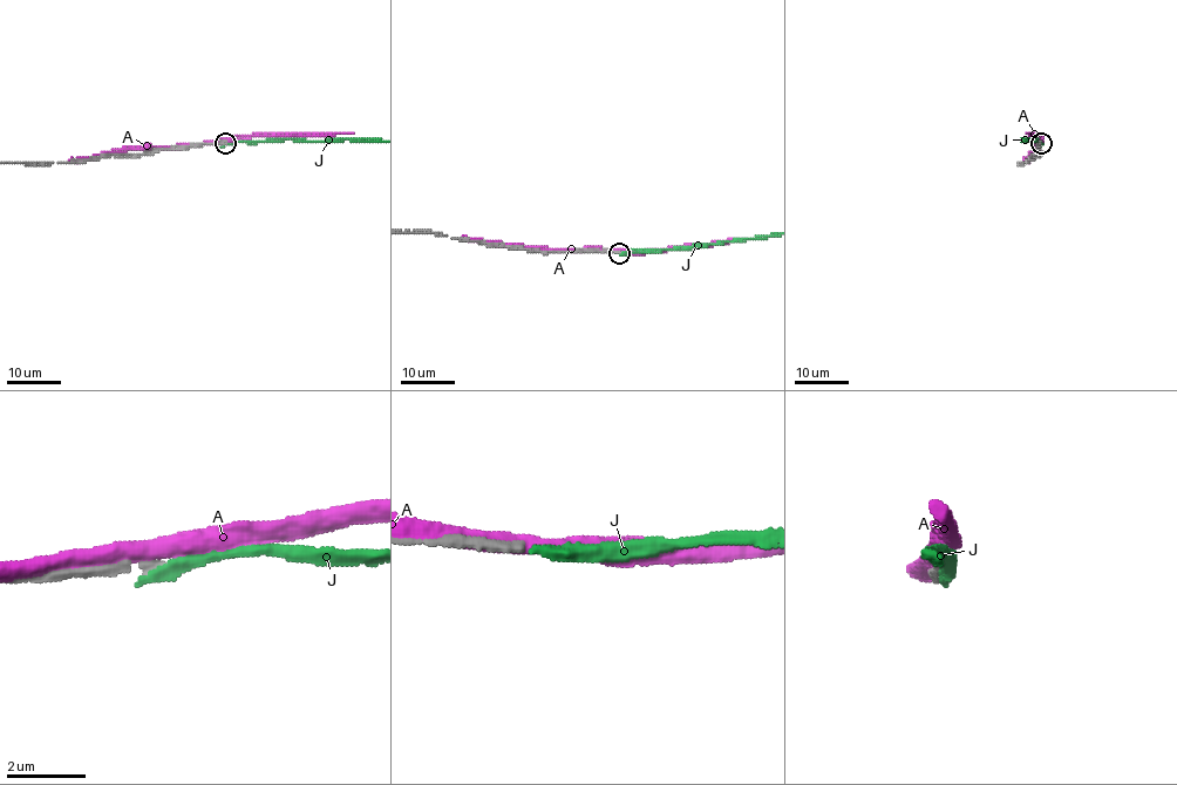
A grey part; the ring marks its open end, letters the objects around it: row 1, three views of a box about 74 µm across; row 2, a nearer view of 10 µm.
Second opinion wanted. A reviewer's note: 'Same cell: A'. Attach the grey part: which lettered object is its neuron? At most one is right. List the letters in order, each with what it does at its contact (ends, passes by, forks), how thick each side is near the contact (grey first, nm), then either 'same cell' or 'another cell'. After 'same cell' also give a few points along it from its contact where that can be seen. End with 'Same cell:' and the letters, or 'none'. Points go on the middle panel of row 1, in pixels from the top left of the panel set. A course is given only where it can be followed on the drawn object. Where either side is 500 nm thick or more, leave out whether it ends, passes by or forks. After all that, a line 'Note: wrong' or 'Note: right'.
A: it passes by; 220 nm thick on the grey side, 440 nm on the other; another cell
J: it ends there; 200 nm thick on the grey side, 360 nm on the other; another cell
Same cell: none
Note: wrong

